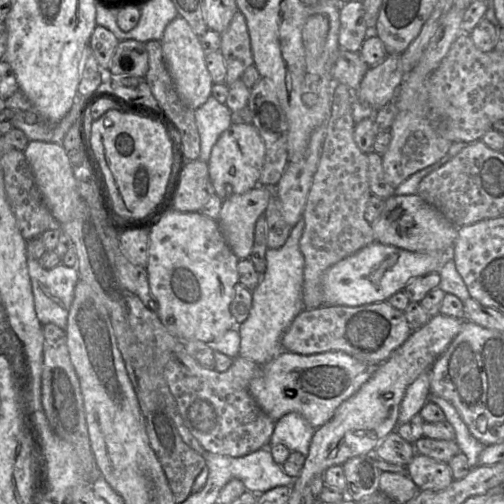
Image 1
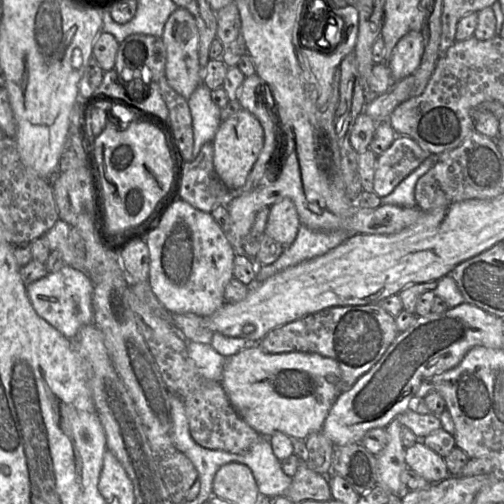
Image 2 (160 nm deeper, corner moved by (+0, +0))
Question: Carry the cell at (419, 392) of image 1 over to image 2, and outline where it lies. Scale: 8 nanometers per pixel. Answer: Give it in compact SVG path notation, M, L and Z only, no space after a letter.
M394 418L385 428L387 444L376 456L377 475L376 485L387 491L402 496L407 489L402 483L400 475L407 467L405 462L405 448L401 442L402 424Z

